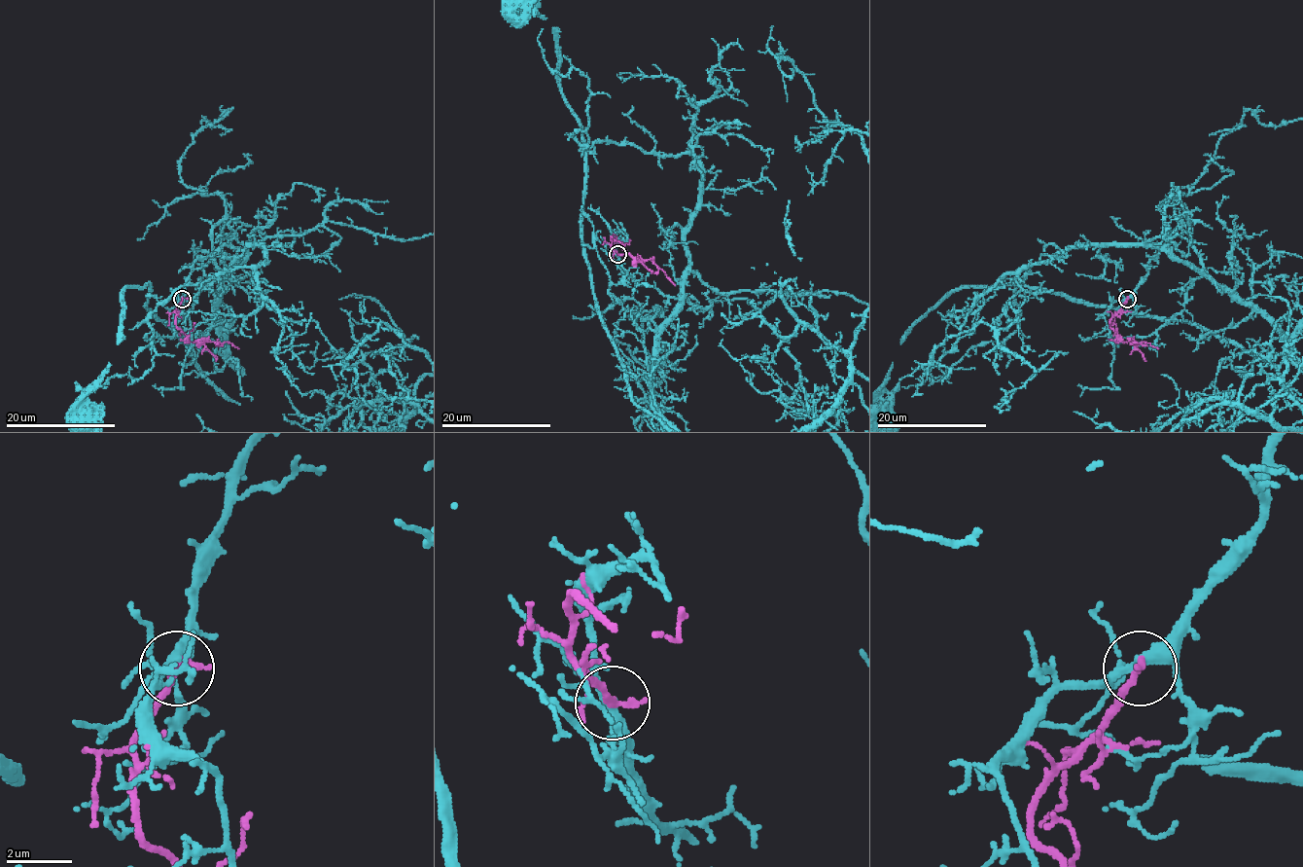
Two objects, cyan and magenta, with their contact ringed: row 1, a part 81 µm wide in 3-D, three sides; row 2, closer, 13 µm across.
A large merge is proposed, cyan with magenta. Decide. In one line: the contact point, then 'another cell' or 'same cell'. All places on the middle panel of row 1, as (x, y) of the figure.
at (617, 254); another cell

